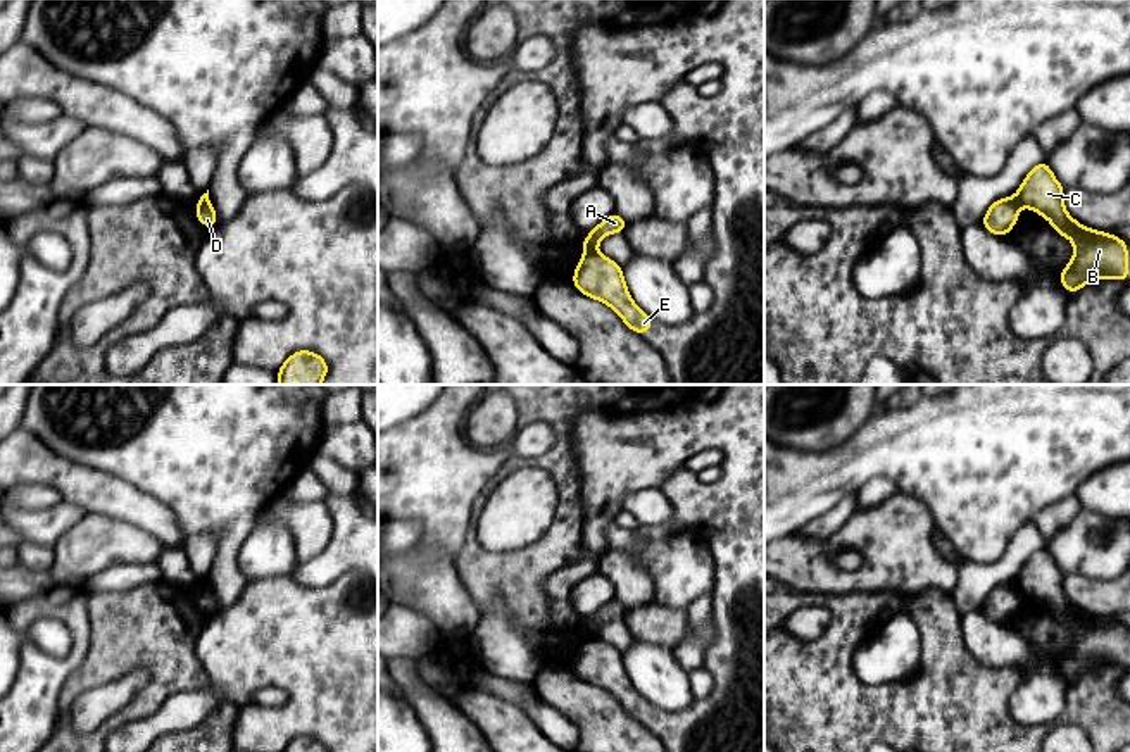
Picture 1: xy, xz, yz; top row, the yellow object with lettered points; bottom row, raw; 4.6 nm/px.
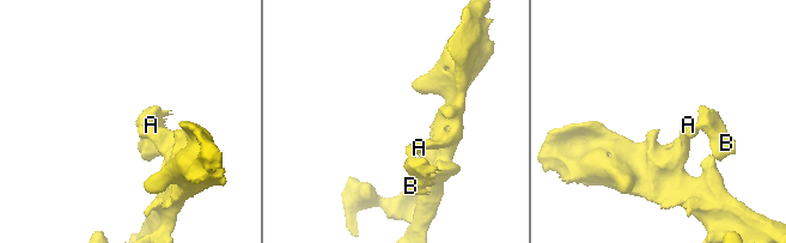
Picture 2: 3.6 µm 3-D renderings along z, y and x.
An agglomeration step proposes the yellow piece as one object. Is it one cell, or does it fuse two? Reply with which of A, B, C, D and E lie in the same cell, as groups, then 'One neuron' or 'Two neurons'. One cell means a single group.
Groups: A D / B C E. Two neurons

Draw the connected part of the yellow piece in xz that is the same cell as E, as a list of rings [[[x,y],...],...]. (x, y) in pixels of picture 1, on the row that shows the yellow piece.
[[[585,250],[573,273],[574,288],[609,305],[635,333],[647,333],[656,324],[631,298],[623,267],[597,250]]]

